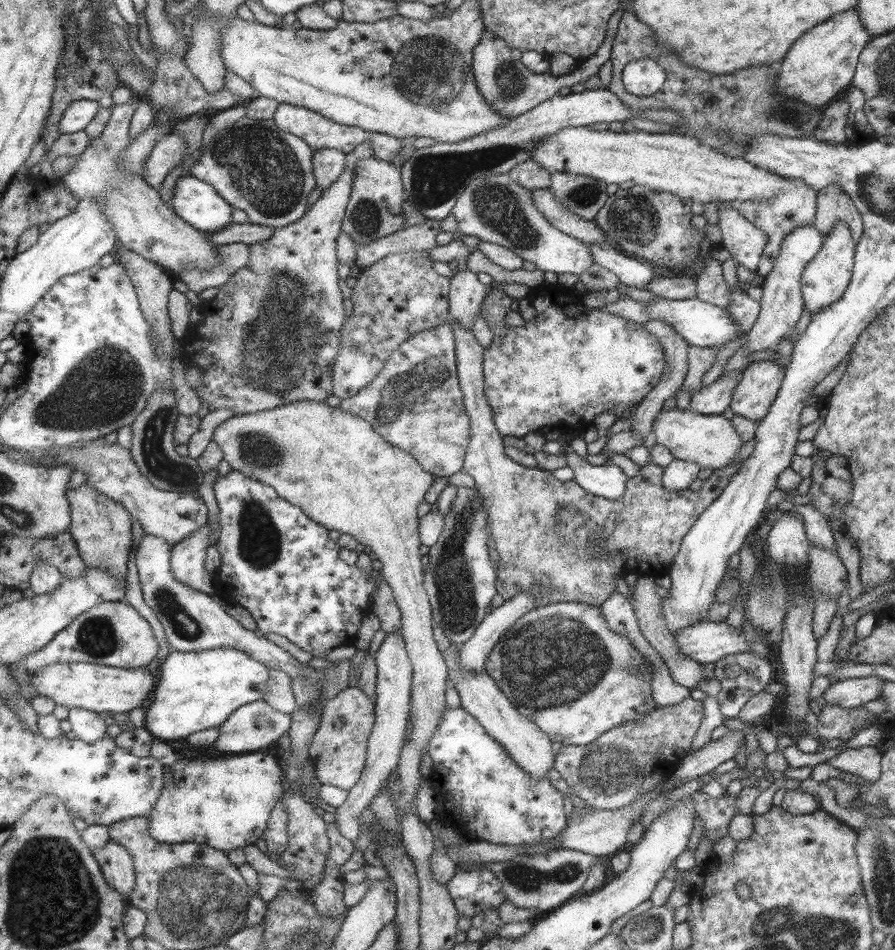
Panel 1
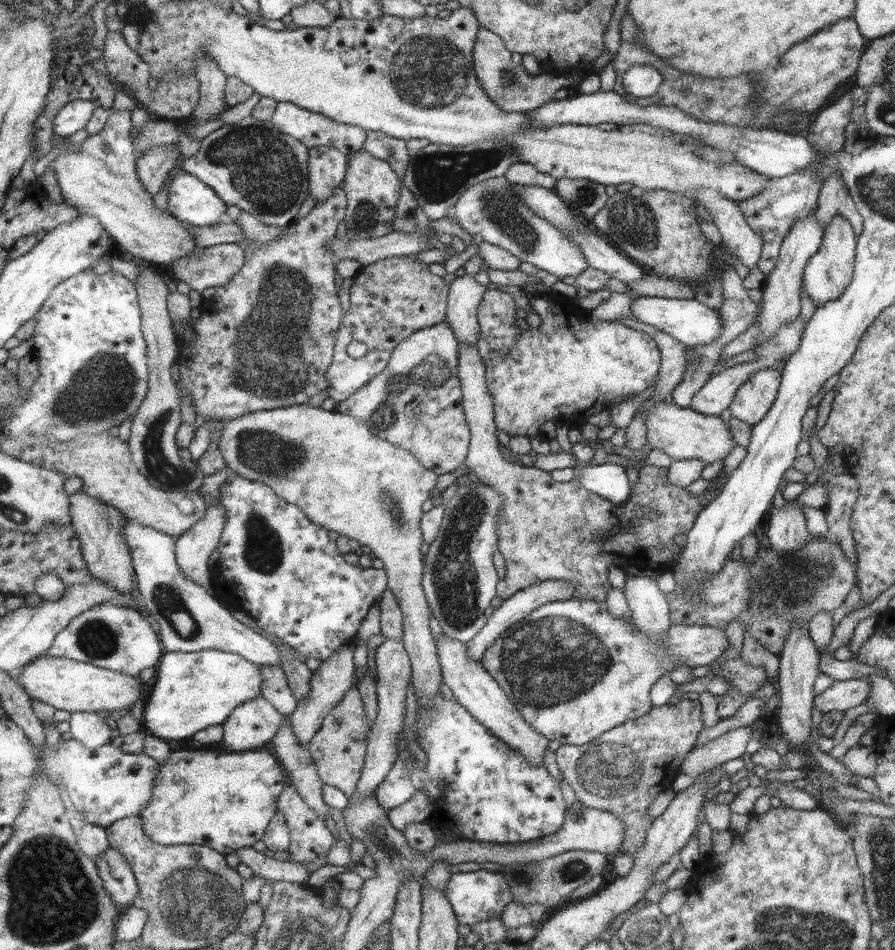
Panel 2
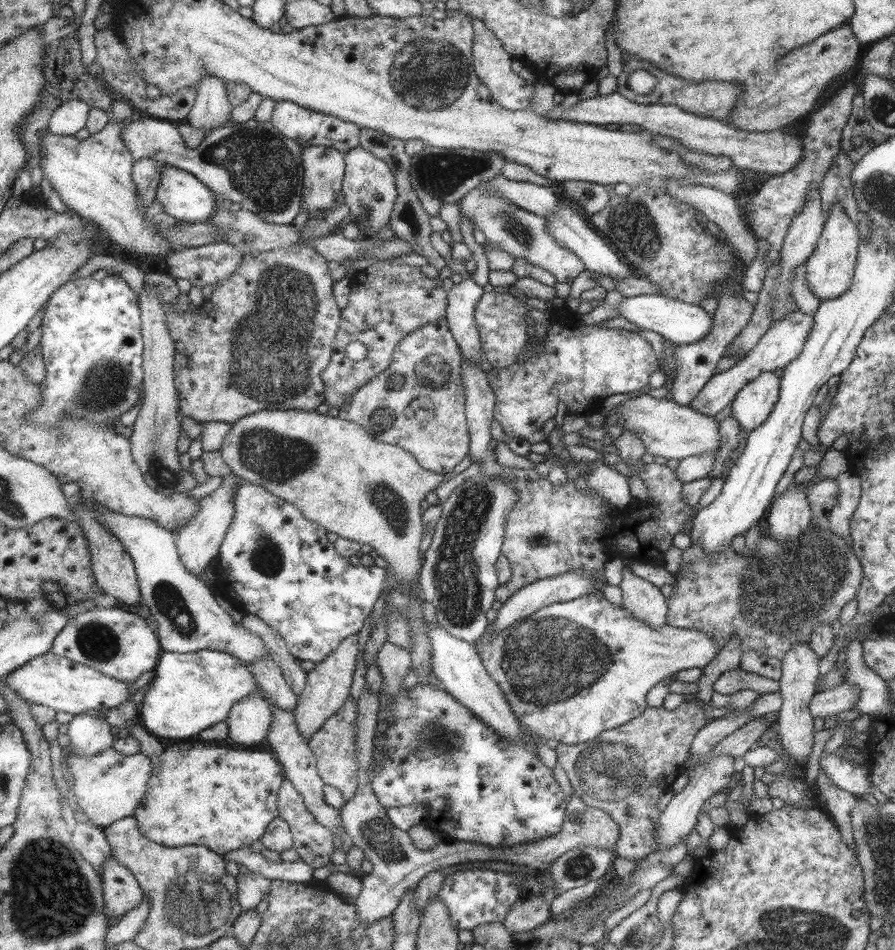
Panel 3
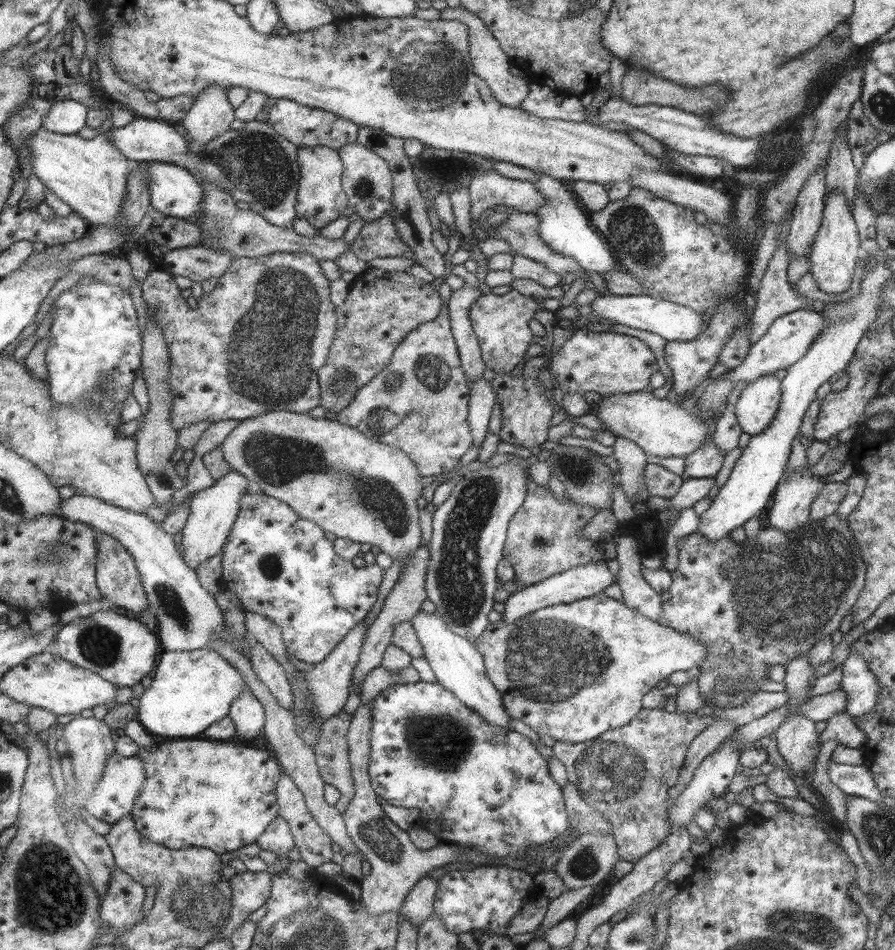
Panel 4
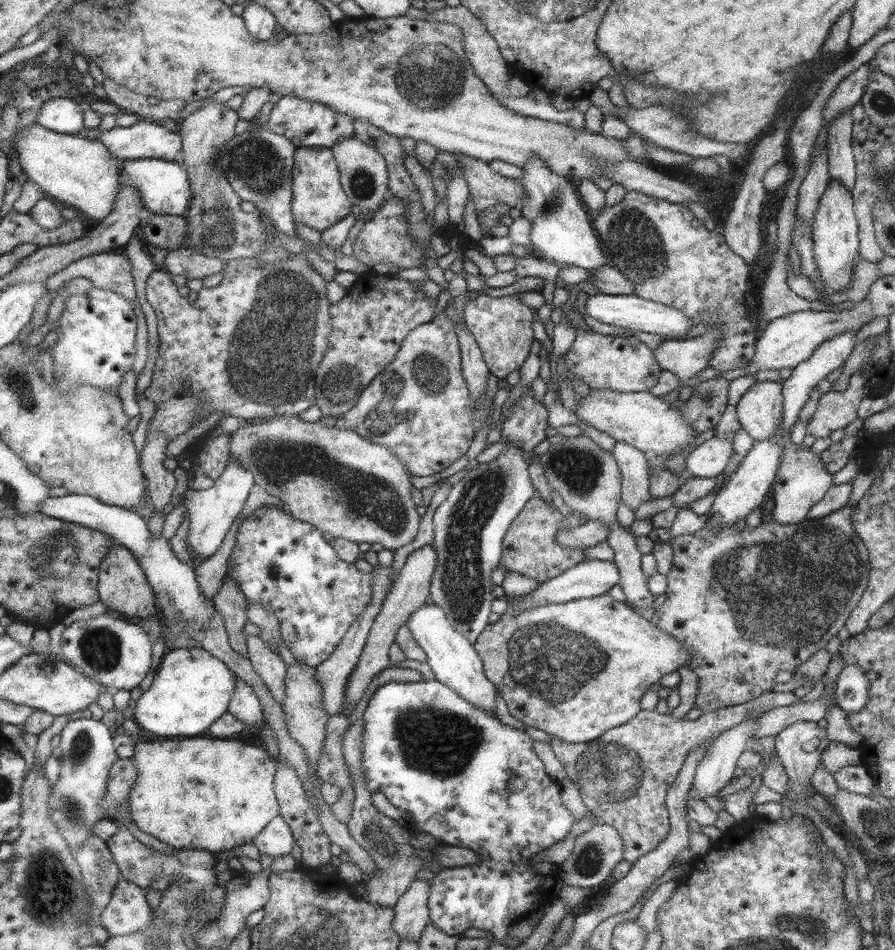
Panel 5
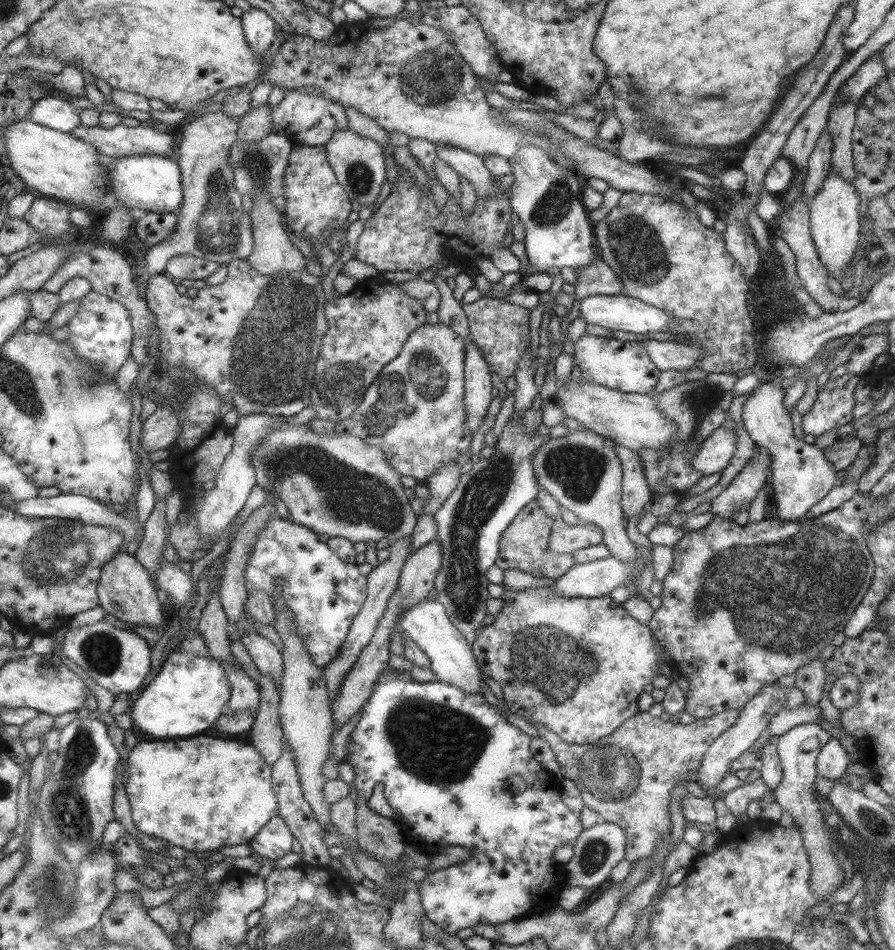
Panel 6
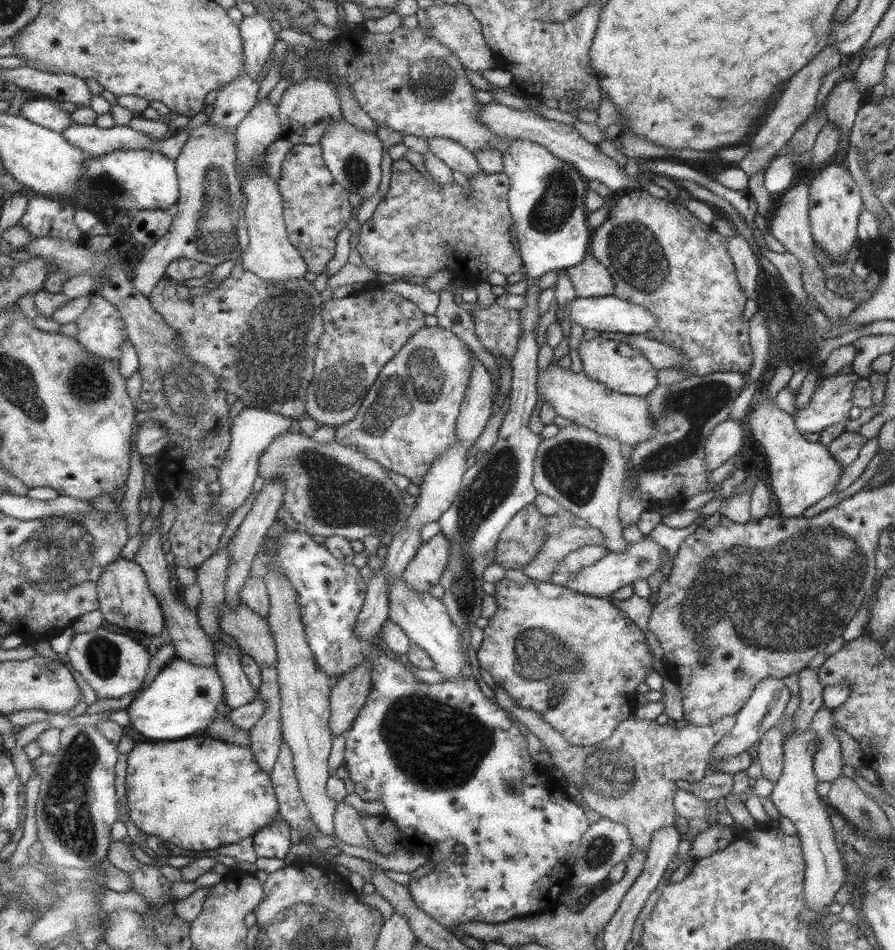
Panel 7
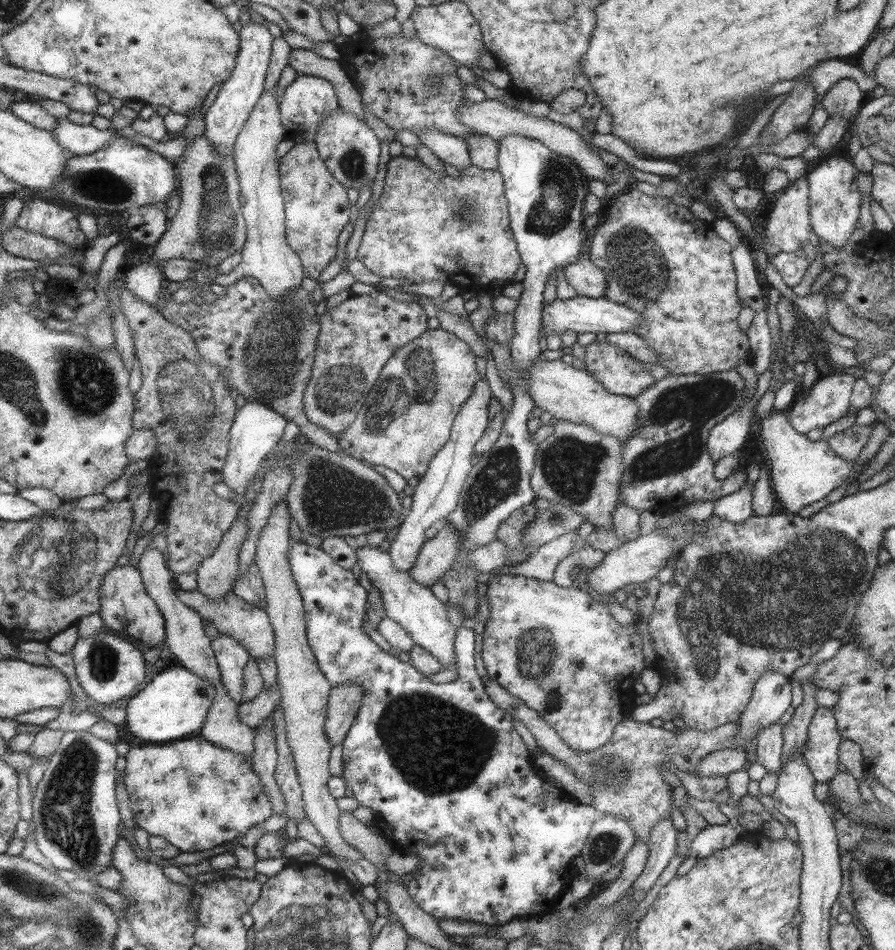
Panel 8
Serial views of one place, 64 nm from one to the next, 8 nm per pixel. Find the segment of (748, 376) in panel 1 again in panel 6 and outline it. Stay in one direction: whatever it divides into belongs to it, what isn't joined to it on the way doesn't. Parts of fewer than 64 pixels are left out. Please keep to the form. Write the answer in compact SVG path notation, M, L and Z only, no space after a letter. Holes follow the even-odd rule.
M771 382L751 383L748 393L741 408L741 422L753 443L757 447L766 448L772 456L771 490L777 518L785 522L801 519L838 484L836 472L821 449L815 449L813 444L805 444L794 437L790 416L783 406L784 389L780 385Z

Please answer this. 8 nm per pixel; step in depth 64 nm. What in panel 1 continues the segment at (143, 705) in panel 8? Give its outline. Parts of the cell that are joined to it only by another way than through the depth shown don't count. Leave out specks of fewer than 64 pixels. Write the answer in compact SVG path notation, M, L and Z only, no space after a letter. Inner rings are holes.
M233 647L205 649L198 652L169 651L161 666L160 684L153 690L153 702L144 708L144 729L155 739L179 740L209 728L218 728L228 720L233 710L262 700L268 682L268 667L243 651Z

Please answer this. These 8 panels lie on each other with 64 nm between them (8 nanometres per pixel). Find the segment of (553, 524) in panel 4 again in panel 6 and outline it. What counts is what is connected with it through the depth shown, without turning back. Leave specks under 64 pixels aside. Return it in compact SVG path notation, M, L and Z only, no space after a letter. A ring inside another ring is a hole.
M533 500L516 514L516 518L502 534L495 565L501 570L517 568L531 576L539 578L559 578L567 573L573 565L573 556L569 554L554 554L550 552L549 538L552 525L556 519L545 515L545 512Z

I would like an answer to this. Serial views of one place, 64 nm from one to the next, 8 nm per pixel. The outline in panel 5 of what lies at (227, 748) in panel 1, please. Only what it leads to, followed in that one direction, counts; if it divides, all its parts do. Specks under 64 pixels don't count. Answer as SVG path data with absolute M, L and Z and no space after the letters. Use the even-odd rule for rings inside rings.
M234 676L234 680L237 686L228 702L227 712L233 714L237 720L241 720L247 728L255 728L262 716L259 698L243 680L238 680L237 676Z

